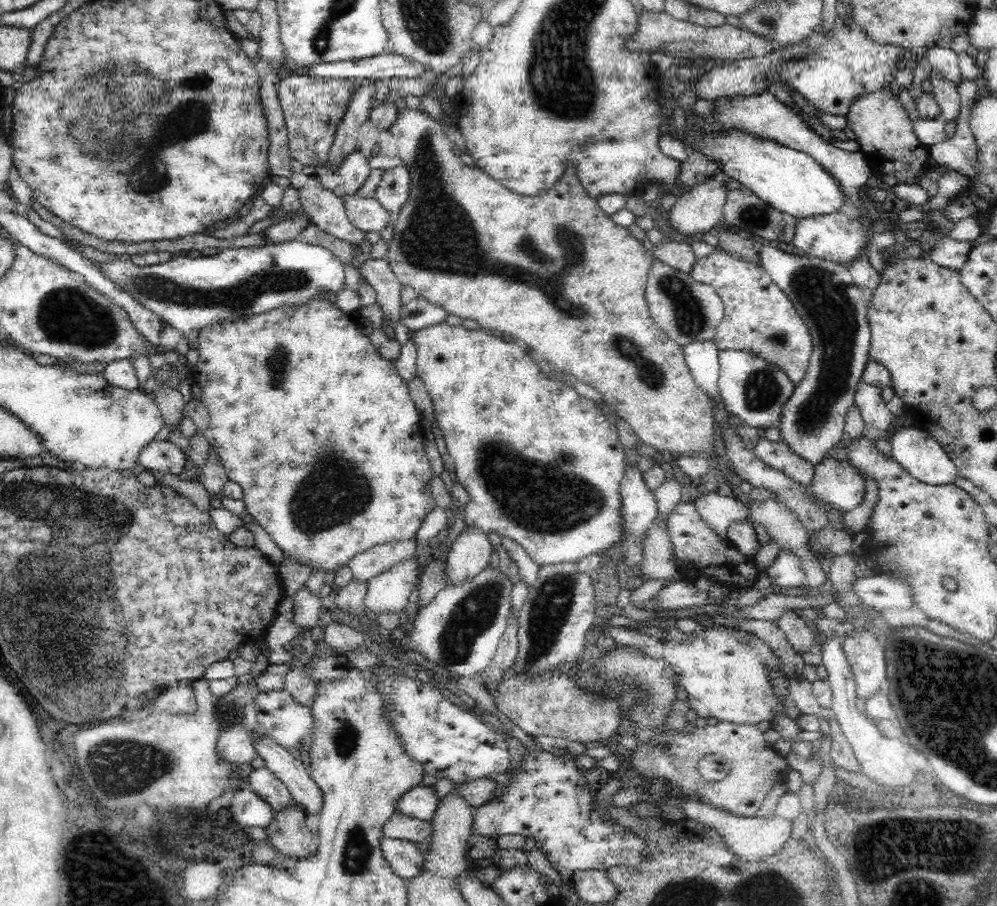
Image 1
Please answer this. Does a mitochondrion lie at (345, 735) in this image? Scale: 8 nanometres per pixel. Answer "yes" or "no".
yes

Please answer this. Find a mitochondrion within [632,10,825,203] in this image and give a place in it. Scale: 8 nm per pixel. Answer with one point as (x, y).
(803, 56)

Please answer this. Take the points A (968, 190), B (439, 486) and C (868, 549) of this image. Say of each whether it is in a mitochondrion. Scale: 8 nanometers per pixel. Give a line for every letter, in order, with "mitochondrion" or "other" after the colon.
A: other
B: other
C: other

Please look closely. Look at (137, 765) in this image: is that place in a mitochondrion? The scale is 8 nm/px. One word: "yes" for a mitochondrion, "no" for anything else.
yes

